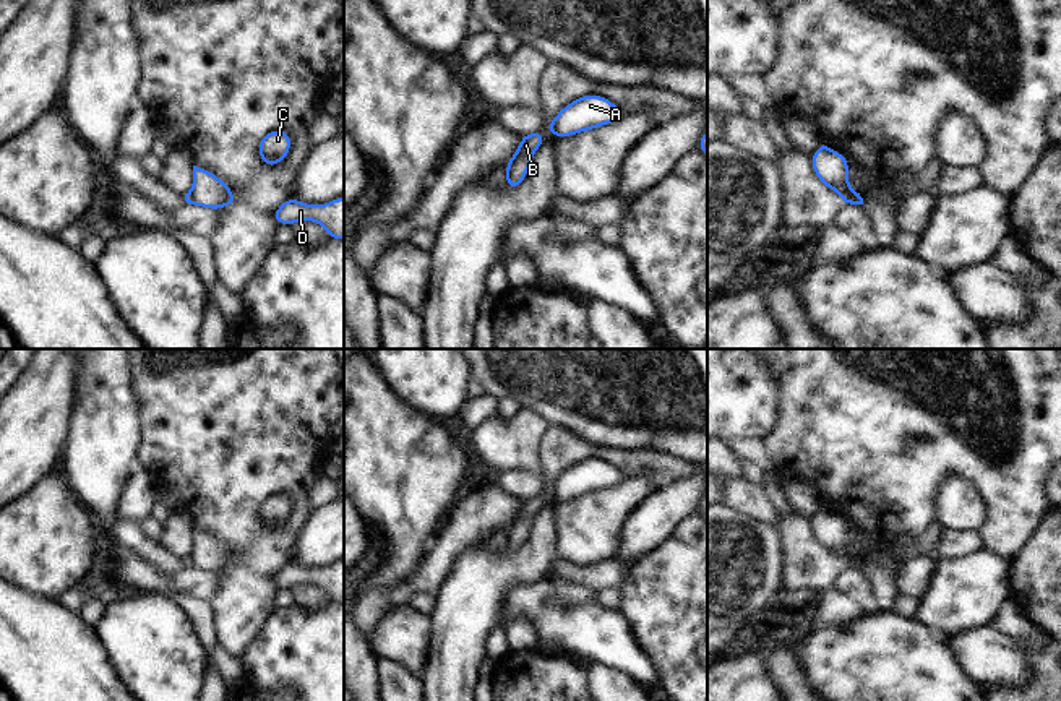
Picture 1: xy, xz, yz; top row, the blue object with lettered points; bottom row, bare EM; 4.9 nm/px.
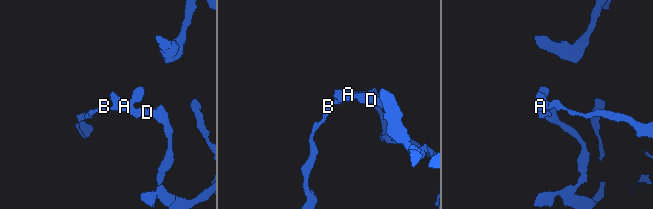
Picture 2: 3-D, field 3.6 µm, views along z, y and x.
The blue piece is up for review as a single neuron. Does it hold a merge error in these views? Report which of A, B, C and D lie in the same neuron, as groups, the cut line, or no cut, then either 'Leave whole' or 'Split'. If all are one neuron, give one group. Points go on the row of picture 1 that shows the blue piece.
Groups: A C D / B. Split along xz (554, 119), (555, 132). Split.

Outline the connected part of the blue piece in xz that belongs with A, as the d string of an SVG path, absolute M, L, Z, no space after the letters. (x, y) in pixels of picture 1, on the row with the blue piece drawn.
M587 94L565 105L555 117L555 138L566 138L579 131L591 131L623 118L612 101L604 96Z

